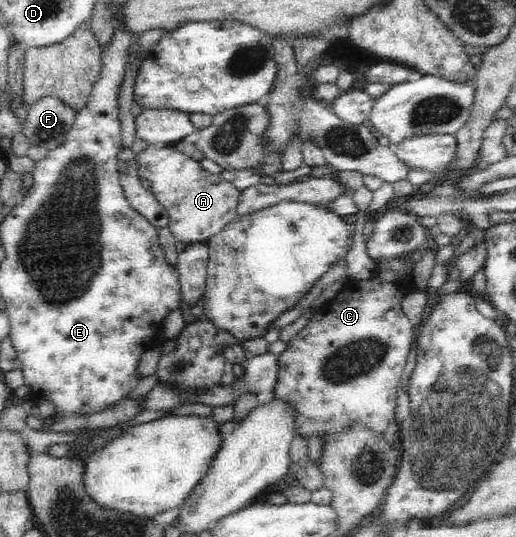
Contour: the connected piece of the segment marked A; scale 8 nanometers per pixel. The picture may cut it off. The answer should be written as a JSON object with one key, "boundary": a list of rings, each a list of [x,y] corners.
{"boundary":[[[149,144],[136,154],[139,177],[150,181],[150,191],[156,196],[169,215],[167,228],[175,241],[182,243],[206,243],[234,219],[237,213],[240,190],[233,183],[222,179],[220,174],[208,173],[196,159],[188,157],[174,146]]]}

